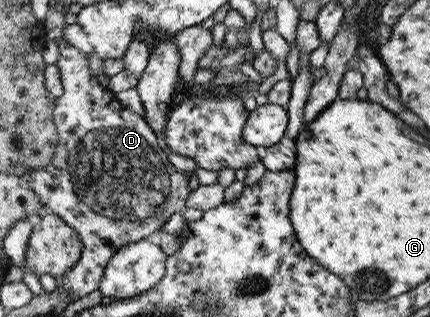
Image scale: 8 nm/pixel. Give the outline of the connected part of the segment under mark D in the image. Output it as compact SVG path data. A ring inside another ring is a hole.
M64 37L57 40L60 56L55 63L60 68L60 78L64 93L56 99L55 121L59 128L59 146L54 159L47 168L32 169L25 181L31 184L32 191L39 197L42 206L49 208L78 232L83 241L83 254L65 275L64 294L82 298L94 290L103 281L103 272L114 258L119 248L146 239L148 234L156 232L172 214L184 208L190 194L188 180L182 171L178 172L166 158L166 152L160 148L155 131L148 126L139 113L132 112L120 104L115 93L105 89L95 81L88 67L87 54Z

